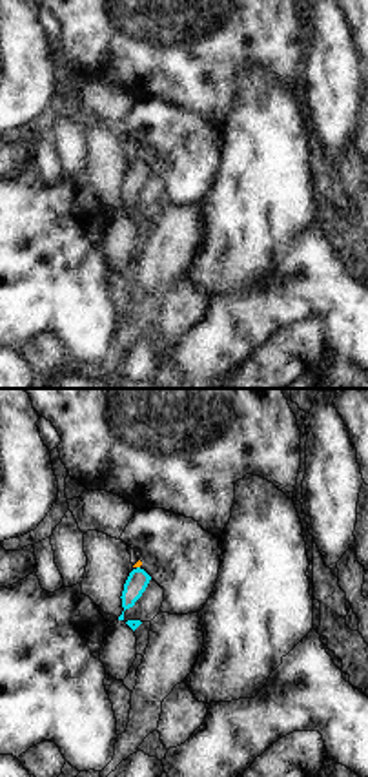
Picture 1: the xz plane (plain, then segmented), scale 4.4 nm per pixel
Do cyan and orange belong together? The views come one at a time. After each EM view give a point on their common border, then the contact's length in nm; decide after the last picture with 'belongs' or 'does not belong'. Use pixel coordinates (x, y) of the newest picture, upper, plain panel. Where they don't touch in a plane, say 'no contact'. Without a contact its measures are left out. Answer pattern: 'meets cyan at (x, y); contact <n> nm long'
no contact

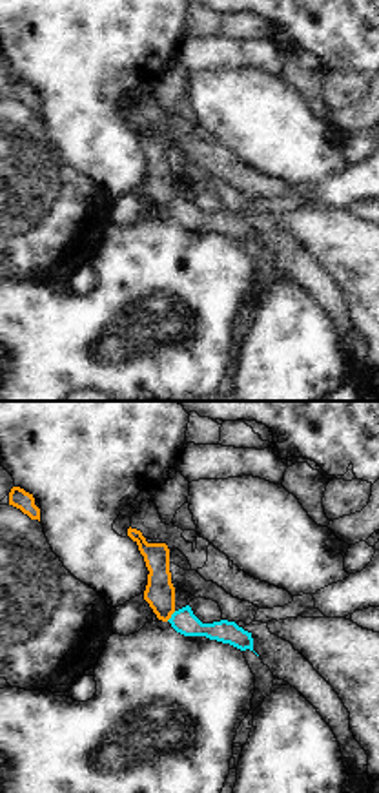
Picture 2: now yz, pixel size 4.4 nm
meets cyan at (172, 208); contact 60 nm long

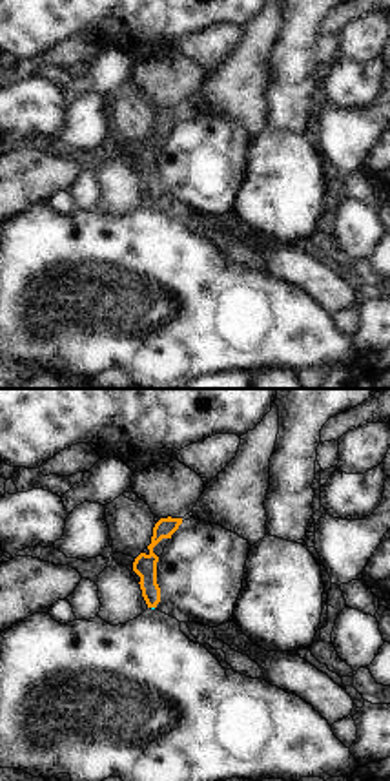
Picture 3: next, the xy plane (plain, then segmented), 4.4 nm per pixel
no contact

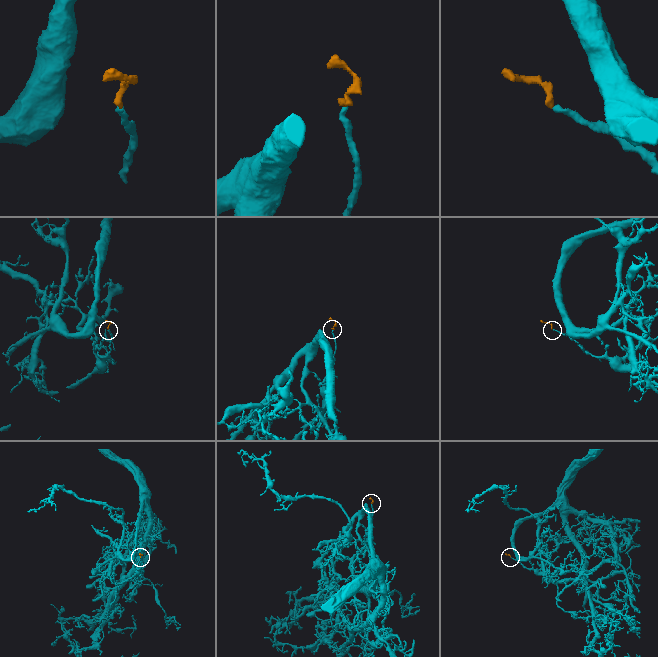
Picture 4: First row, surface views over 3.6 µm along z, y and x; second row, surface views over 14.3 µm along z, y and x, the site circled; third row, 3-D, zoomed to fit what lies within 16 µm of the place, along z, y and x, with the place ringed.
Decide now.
belongs

